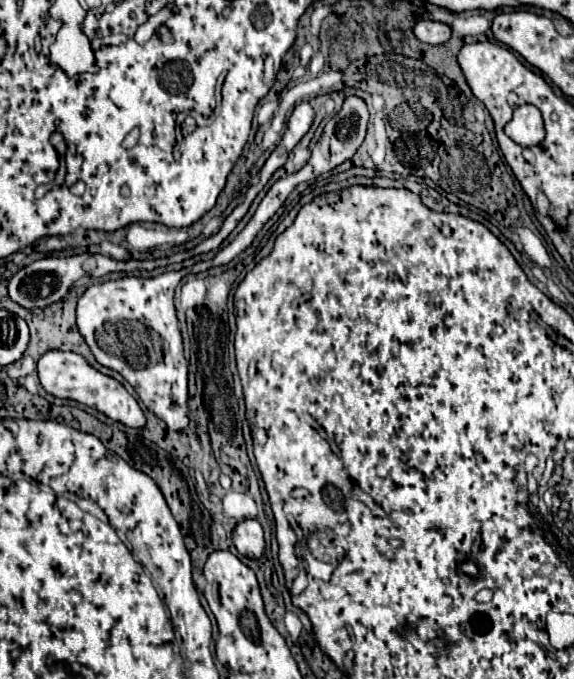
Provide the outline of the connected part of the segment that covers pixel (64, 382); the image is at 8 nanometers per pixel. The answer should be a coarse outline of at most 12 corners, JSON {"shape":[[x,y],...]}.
{"shape":[[81,355],[37,361],[49,395],[79,401],[125,427],[145,429],[133,395]]}

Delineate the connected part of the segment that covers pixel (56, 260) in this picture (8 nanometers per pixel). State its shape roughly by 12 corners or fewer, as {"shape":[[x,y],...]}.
{"shape":[[89,255],[45,257],[17,271],[9,297],[47,307],[87,273]]}

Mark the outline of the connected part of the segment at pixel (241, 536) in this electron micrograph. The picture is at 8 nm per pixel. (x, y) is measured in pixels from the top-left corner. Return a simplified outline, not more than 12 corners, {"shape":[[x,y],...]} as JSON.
{"shape":[[247,519],[233,529],[243,557],[261,559],[265,537],[259,521]]}

